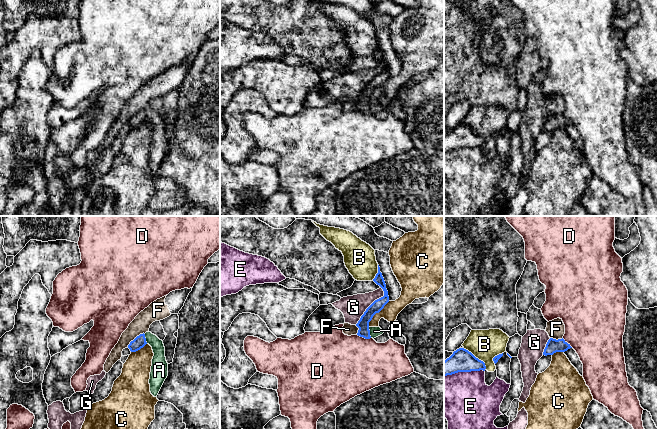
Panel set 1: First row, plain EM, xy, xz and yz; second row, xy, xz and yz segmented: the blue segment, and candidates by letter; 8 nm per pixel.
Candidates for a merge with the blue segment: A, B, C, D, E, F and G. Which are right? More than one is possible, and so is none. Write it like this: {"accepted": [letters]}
{"accepted": ["A"]}

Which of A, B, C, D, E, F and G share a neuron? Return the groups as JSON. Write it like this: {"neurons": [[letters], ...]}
{"neurons": [["A"], ["B"], ["C"], ["D"], ["E"], ["F", "G"]]}

